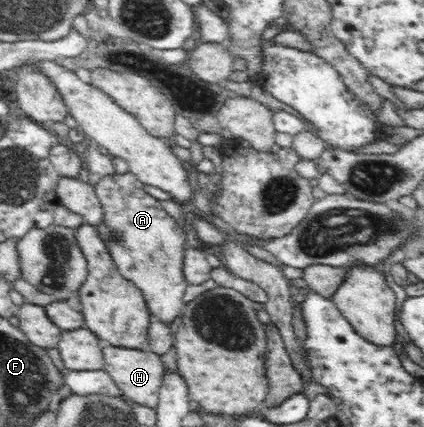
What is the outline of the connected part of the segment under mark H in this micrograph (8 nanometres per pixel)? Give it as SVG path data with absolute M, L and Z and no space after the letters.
M105 343L102 345L102 352L105 360L103 370L112 377L124 396L131 402L156 408L159 403L160 384L163 382L164 374L164 366L160 361L160 355L153 353L151 350L143 351Z

